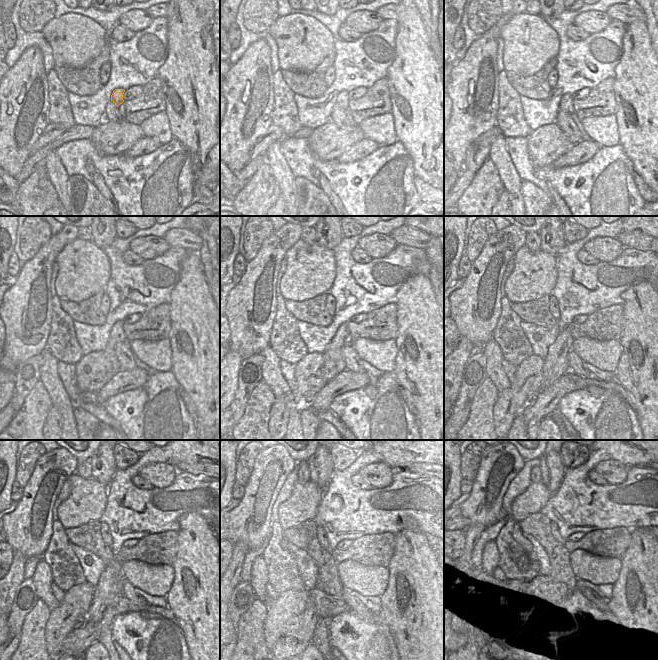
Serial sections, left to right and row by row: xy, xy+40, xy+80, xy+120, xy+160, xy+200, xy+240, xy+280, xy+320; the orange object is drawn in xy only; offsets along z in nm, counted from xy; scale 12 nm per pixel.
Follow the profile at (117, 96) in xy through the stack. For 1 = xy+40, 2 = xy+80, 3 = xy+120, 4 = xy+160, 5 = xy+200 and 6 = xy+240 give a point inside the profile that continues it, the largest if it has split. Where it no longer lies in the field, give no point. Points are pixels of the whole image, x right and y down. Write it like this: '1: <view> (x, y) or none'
1: xy+40 (343, 97)
2: xy+80 (566, 104)
3: xy+120 (117, 335)
4: xy+160 (333, 364)
5: xy+200 (556, 364)
6: xy+240 (109, 587)

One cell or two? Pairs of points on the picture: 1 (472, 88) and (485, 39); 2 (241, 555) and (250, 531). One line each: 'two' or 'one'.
1: one
2: two

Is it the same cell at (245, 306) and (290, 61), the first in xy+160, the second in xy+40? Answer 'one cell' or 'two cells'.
two cells

